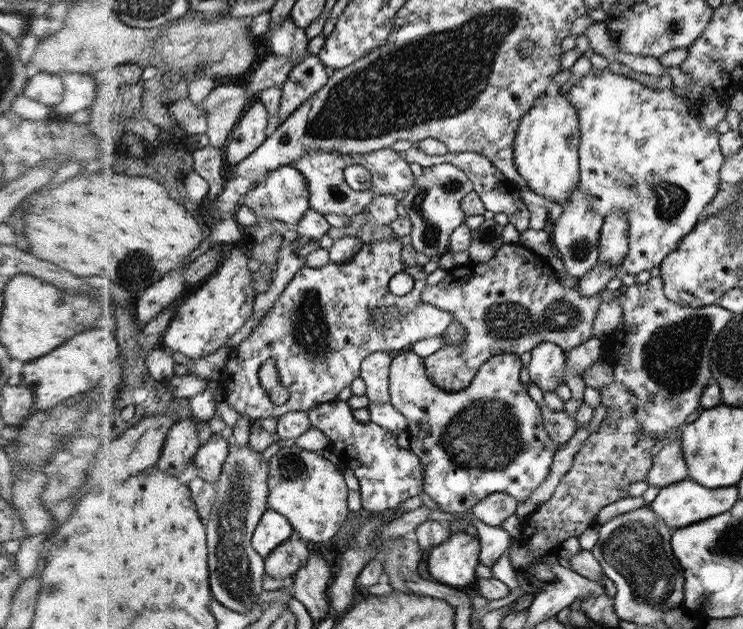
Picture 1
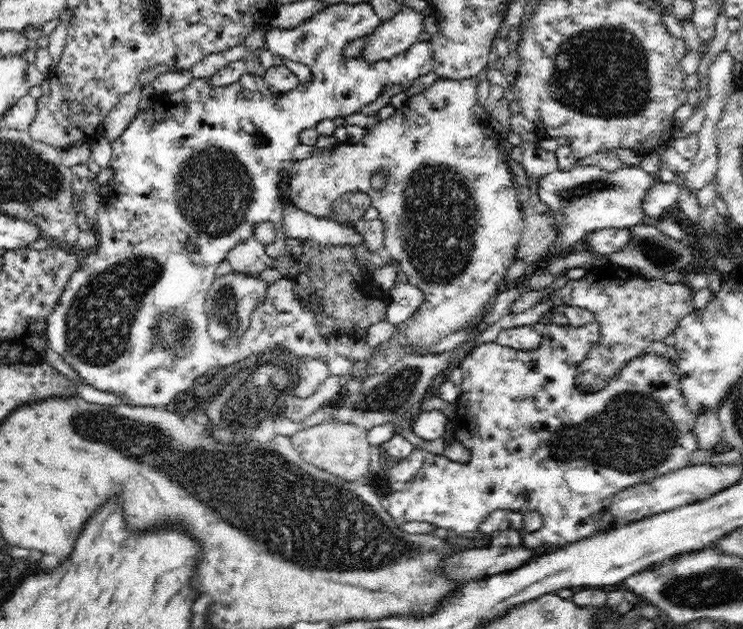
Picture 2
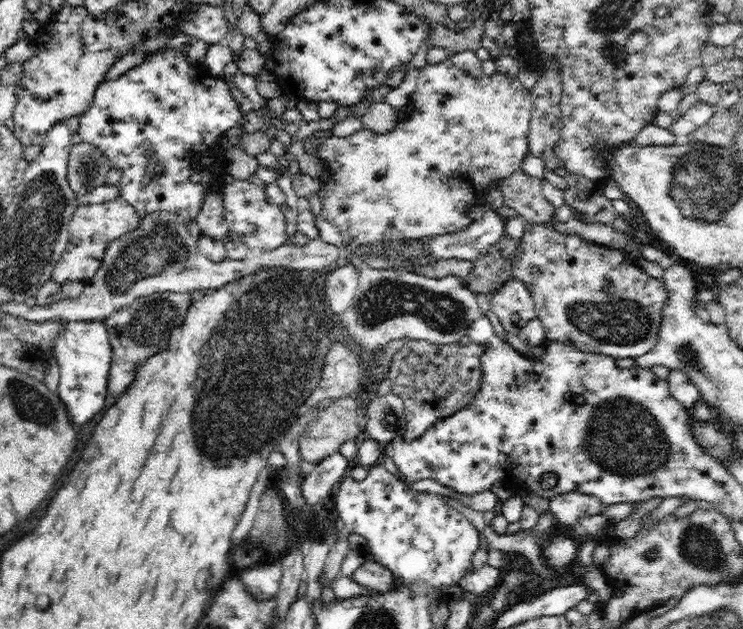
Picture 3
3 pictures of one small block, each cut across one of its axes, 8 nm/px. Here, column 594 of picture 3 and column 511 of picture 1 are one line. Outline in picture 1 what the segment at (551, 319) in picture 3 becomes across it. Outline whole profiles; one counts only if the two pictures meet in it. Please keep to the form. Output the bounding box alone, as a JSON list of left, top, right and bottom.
[421,242,602,392]

